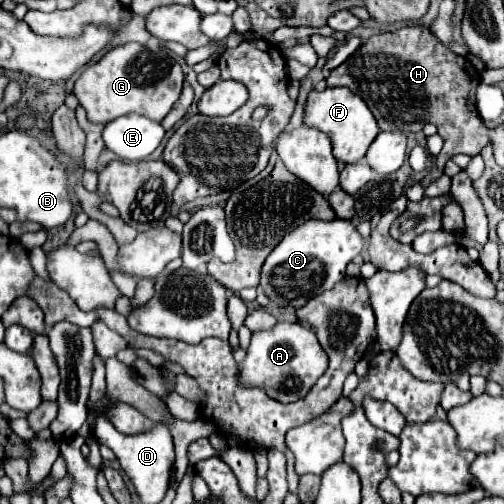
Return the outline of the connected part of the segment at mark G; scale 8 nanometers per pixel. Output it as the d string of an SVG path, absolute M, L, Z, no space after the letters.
M124 43L110 49L98 63L90 65L74 83L72 93L86 109L88 121L110 123L128 113L140 113L152 121L162 121L182 91L182 67L166 51L150 51L140 43Z

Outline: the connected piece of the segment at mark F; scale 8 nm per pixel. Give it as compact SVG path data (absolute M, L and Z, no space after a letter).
M348 87L310 91L306 109L304 109L304 125L326 133L332 141L334 157L342 163L360 161L366 155L366 149L370 147L370 143L380 133L376 119L372 115L372 111L368 109L368 105L358 95L354 95Z

